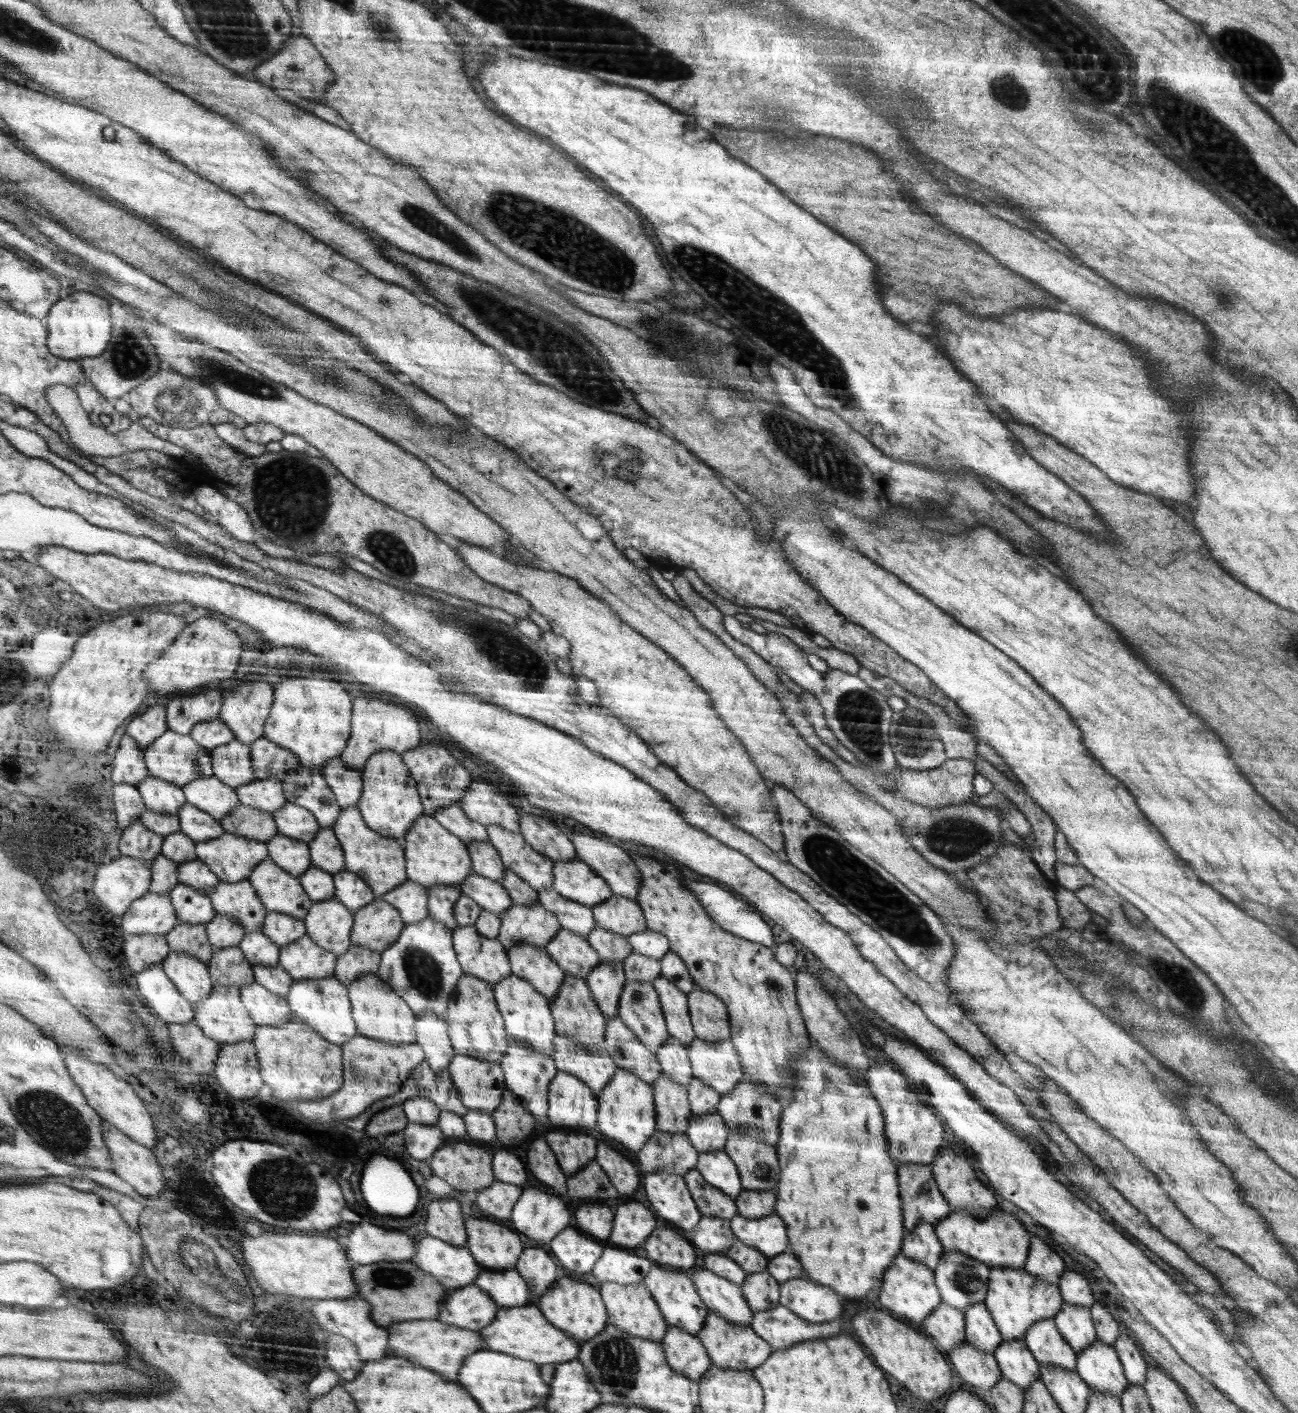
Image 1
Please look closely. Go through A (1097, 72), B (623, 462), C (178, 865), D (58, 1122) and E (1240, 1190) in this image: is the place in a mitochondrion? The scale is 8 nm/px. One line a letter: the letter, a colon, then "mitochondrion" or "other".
A: mitochondrion
B: mitochondrion
C: other
D: mitochondrion
E: other

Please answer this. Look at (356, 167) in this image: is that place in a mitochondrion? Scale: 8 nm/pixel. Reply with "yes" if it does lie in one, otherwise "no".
no

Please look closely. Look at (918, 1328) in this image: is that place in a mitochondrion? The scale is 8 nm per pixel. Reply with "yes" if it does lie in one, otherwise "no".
no

